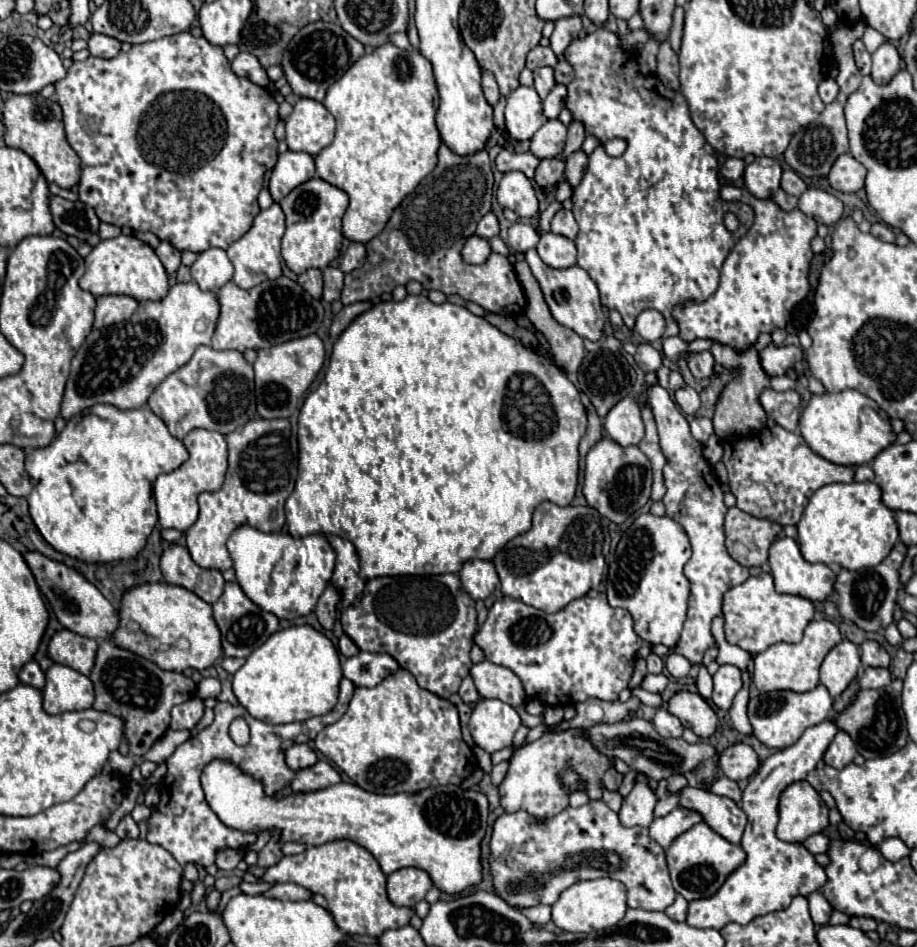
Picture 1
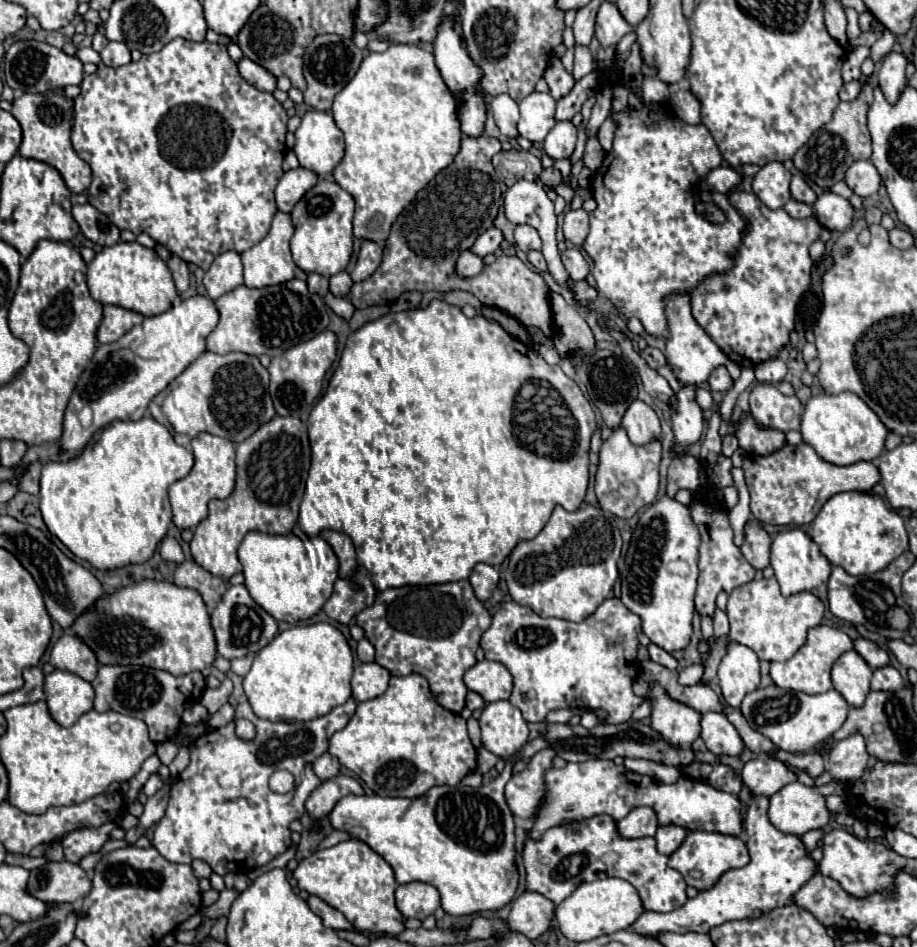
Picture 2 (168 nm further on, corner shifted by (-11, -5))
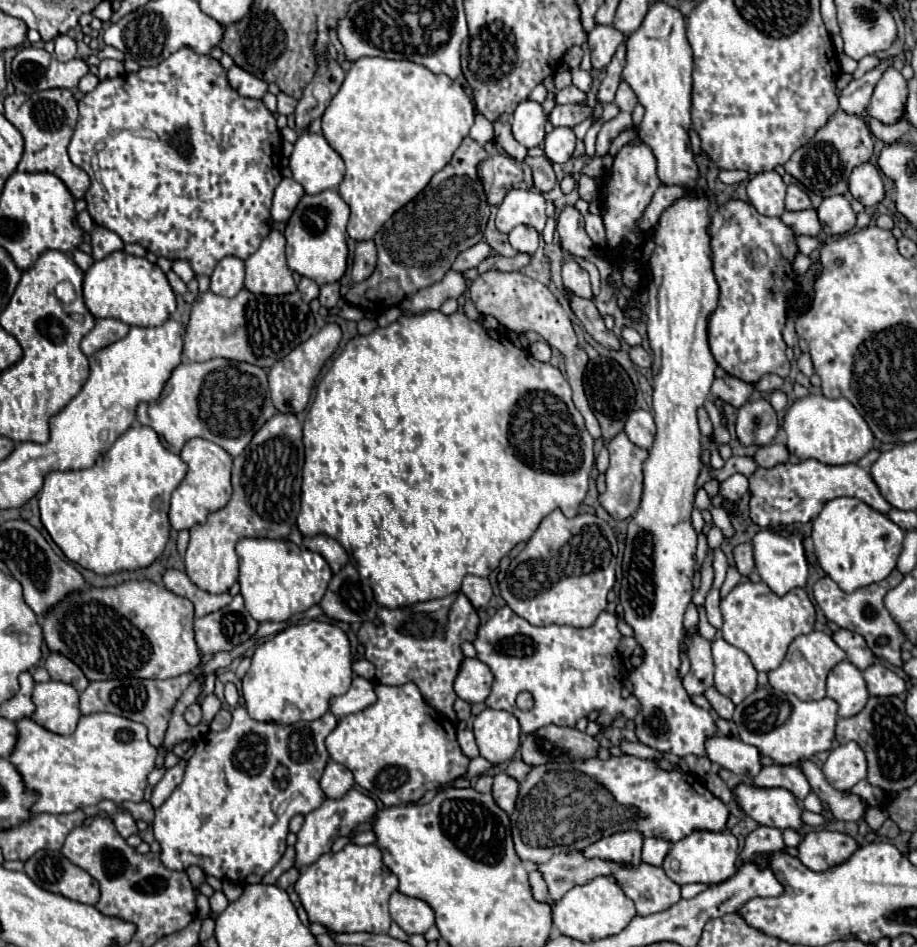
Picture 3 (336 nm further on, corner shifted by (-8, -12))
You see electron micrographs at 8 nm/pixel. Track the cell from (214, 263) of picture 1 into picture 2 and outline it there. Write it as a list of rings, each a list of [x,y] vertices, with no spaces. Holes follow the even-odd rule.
[[[226,251],[218,255],[212,267],[204,275],[204,287],[210,299],[218,299],[220,295],[240,287],[242,281],[242,263],[236,251]]]

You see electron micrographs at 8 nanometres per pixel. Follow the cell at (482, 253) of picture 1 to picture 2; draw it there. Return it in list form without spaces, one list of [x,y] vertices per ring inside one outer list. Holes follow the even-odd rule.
[[[462,251],[456,261],[456,275],[460,277],[474,277],[484,269],[484,263],[480,257],[476,257],[470,251]]]

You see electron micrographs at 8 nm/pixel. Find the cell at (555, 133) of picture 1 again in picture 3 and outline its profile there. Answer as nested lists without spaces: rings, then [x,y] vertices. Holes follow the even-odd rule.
[[[553,128],[547,136],[545,136],[545,156],[551,162],[567,162],[573,154],[575,148],[575,134],[571,128]]]

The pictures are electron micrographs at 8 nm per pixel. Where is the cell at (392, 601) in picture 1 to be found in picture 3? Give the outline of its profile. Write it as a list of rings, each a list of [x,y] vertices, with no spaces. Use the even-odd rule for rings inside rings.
[[[455,592],[445,598],[417,602],[395,610],[381,608],[373,620],[361,624],[357,638],[365,646],[365,658],[369,658],[377,668],[375,680],[379,680],[379,684],[401,686],[405,682],[415,682],[429,706],[457,722],[453,710],[457,698],[453,682],[465,658],[461,644],[473,642],[477,630],[479,616],[475,608],[463,592]]]

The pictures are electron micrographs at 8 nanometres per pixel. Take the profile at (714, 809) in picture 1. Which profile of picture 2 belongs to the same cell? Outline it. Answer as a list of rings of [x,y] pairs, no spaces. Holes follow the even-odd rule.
[[[590,759],[584,763],[566,763],[562,769],[550,767],[544,773],[544,799],[534,815],[534,825],[530,829],[530,839],[540,839],[544,831],[552,827],[564,827],[582,823],[592,815],[612,815],[620,821],[634,807],[652,807],[658,825],[678,825],[688,831],[716,831],[726,835],[742,833],[740,801],[736,795],[714,789],[712,785],[680,775],[676,783],[662,783],[650,775],[638,775],[624,765],[614,765],[614,761]]]

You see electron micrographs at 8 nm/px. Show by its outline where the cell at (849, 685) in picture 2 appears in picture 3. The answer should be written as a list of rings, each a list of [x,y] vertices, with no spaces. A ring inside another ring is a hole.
[[[839,662],[827,678],[827,696],[839,704],[839,716],[851,718],[865,708],[869,698],[865,680],[861,670],[857,670],[851,662]]]

